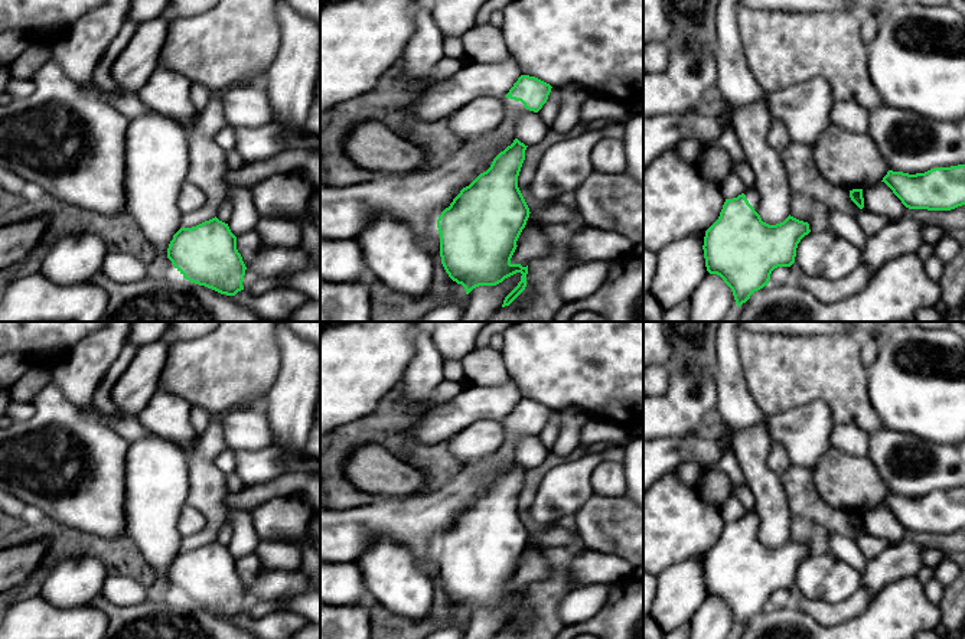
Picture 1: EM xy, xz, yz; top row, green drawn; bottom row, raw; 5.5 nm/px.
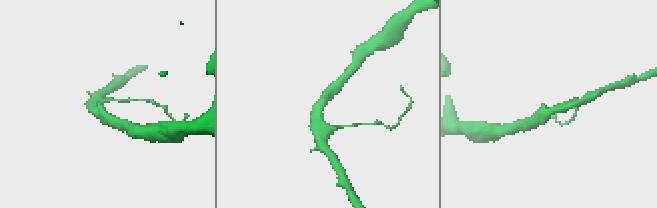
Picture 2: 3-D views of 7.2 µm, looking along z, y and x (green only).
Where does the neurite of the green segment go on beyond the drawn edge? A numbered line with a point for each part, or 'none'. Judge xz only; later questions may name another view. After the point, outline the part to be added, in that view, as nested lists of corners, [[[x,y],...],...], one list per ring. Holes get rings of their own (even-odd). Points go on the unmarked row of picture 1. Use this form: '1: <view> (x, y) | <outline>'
1: xz (417, 521) | [[[503,420],[503,443],[492,454],[467,463],[441,489],[404,501],[385,505],[365,503],[358,508],[335,511],[320,508],[320,561],[326,564],[355,564],[359,555],[378,537],[387,537],[413,550],[423,550],[427,544],[437,544],[441,535],[450,529],[460,514],[469,509],[480,496],[486,495],[493,482],[514,466],[515,444],[519,437],[529,437],[521,424]]]

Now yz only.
1: yz (752, 518) | [[[754,509],[752,511],[746,511],[744,514],[746,522],[749,524],[749,526],[754,531],[754,534],[757,535],[762,519],[757,515],[757,512]]]

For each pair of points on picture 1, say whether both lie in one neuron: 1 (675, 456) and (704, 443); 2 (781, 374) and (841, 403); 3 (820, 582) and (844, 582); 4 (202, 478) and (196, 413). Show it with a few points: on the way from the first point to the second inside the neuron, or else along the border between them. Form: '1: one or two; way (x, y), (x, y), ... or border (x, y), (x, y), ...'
1: one; way (683, 449), (697, 446)
2: one; way (795, 374), (812, 374), (827, 388)
3: one; way (825, 582), (838, 582)
4: two; border (215, 416), (198, 437)

